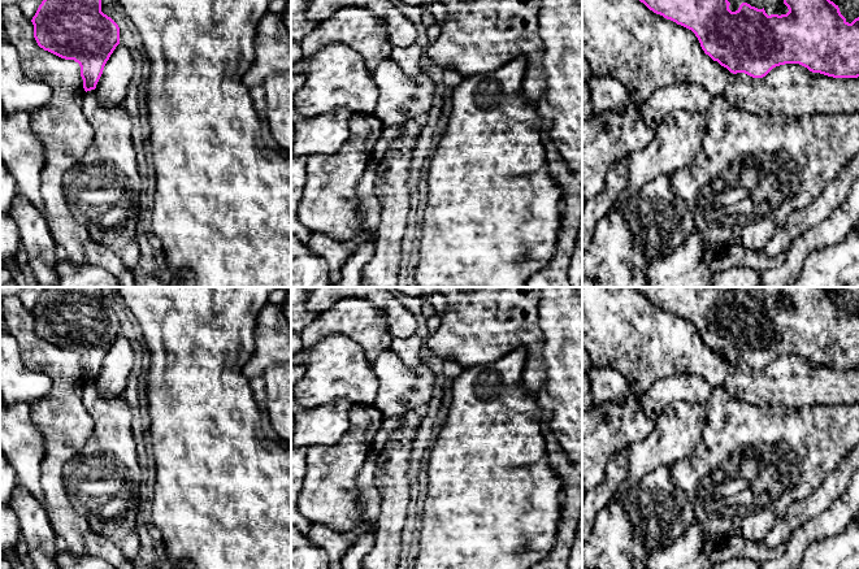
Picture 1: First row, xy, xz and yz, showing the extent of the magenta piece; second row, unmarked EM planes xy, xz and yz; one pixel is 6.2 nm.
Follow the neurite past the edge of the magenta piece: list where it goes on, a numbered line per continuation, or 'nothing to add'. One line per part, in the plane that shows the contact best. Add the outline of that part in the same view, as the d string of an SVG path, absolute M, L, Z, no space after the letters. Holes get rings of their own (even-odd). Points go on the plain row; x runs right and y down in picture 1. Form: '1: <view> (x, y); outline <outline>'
nothing to add

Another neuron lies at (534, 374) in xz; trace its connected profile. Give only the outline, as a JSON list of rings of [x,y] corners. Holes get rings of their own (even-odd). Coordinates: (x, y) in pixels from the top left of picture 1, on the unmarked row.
[[[395,287],[409,297],[428,297],[441,294],[447,297],[441,326],[430,333],[424,344],[431,356],[455,360],[463,368],[493,364],[519,347],[528,348],[529,356],[522,373],[526,391],[537,398],[545,388],[546,362],[538,348],[543,331],[538,326],[538,304],[543,287]]]

